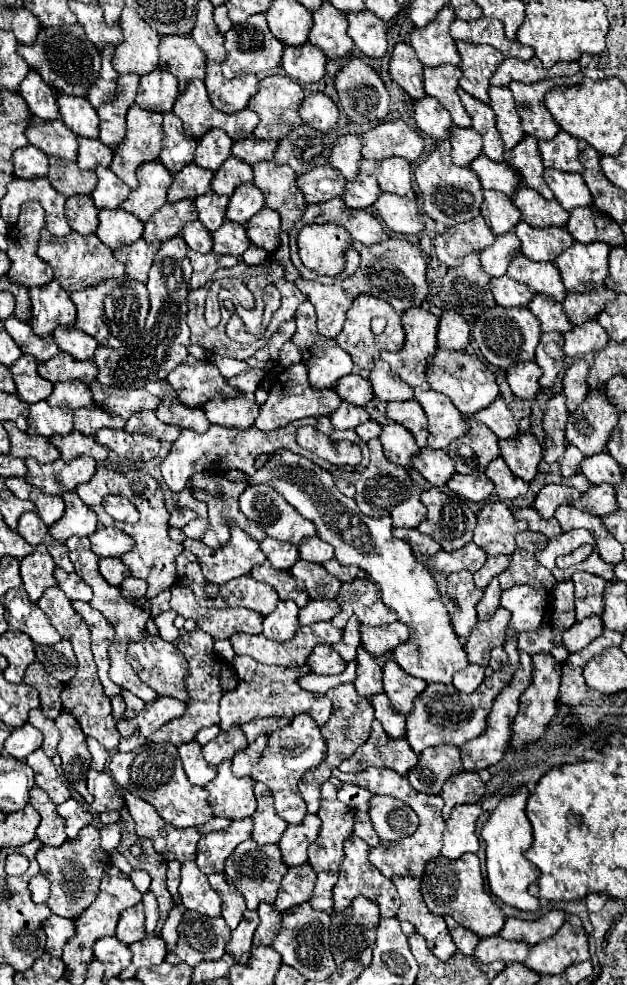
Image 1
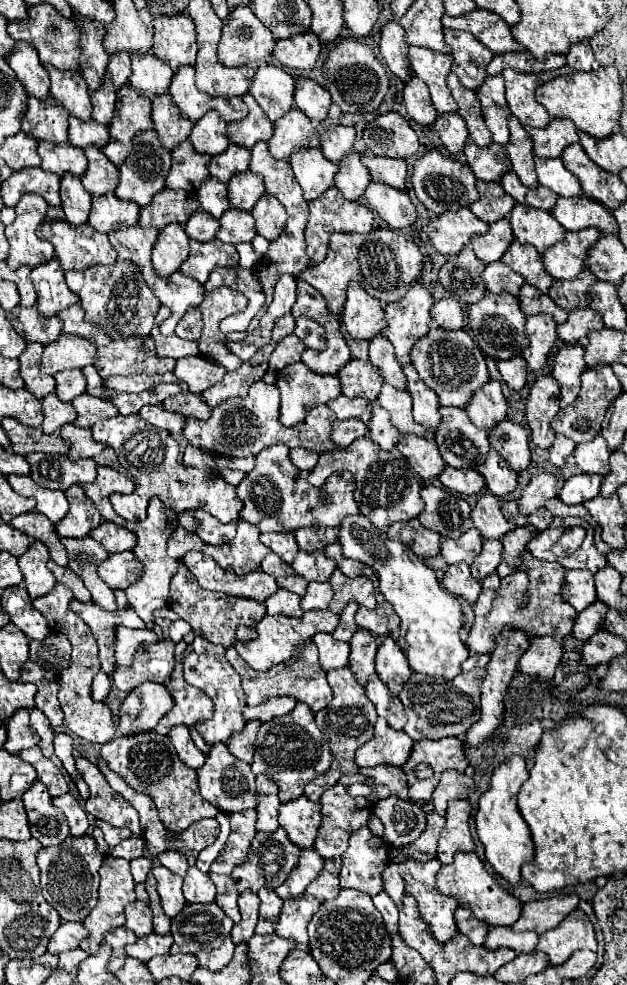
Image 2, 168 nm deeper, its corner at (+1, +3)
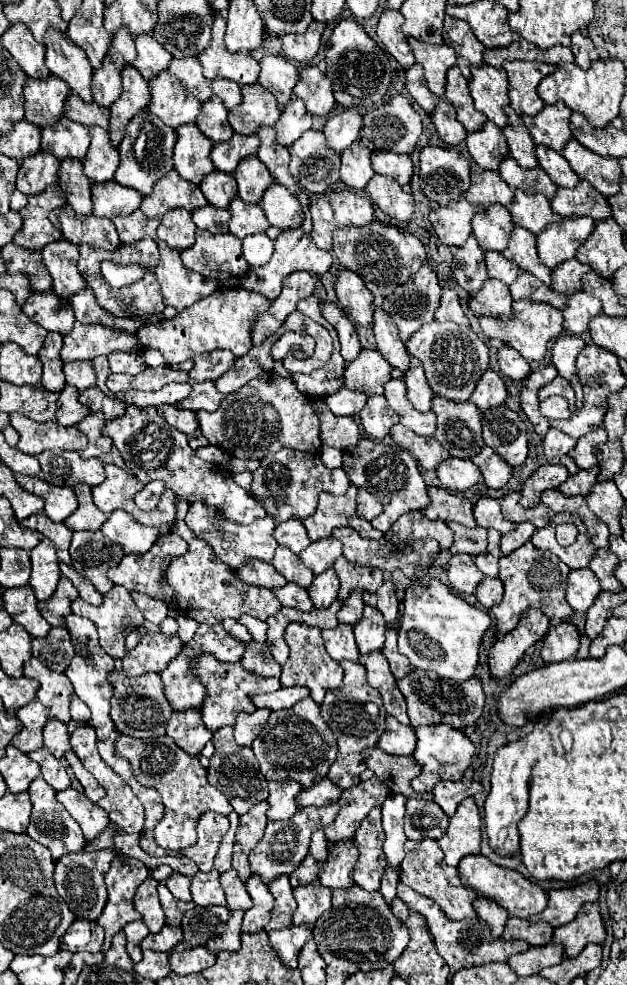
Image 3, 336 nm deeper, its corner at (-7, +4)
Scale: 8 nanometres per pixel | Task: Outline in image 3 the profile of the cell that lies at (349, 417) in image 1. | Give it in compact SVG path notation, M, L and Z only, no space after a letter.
M341 387L337 393L325 397L325 403L329 405L329 409L335 415L349 415L349 417L359 415L359 411L363 409L365 401L367 401L367 395L365 393L351 391L347 387Z

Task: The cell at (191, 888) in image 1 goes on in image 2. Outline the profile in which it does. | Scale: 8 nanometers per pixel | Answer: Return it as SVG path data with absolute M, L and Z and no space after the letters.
M189 866L183 878L183 894L187 904L195 902L215 902L215 884L209 874L203 874L197 866Z

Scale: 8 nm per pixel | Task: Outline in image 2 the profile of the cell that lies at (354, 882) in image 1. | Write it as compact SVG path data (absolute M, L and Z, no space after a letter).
M367 826L359 828L349 838L349 848L343 854L339 872L341 888L353 888L375 896L383 890L381 872L387 866L387 844L373 836Z

